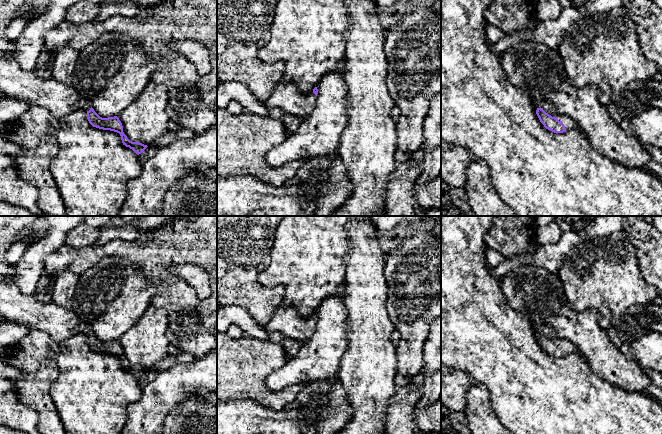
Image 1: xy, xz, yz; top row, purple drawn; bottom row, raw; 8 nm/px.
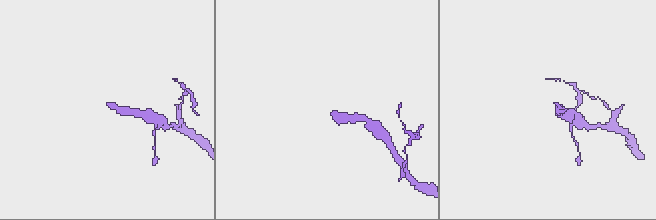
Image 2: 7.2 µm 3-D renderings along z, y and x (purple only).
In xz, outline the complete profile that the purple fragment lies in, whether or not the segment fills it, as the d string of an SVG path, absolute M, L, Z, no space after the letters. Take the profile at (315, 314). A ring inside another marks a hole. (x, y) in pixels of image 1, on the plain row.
M281 304L268 318L265 330L268 333L280 332L303 345L314 334L317 318L317 311L309 317L301 317L295 307Z

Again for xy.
M0 281L0 313L4 319L27 327L34 327L61 343L76 334L86 334L89 347L96 352L120 358L123 369L141 378L148 370L130 365L123 356L117 340L102 342L72 309L52 300L44 303L34 294L23 293L15 282Z

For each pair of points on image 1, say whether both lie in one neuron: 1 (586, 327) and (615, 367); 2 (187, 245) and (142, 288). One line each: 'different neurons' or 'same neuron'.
1: same neuron
2: different neurons

